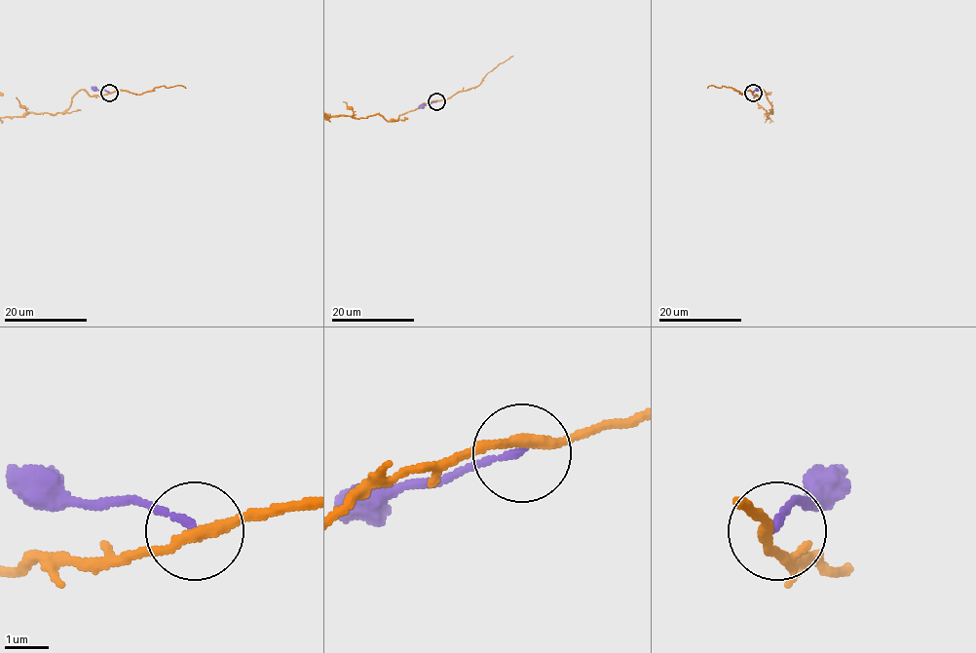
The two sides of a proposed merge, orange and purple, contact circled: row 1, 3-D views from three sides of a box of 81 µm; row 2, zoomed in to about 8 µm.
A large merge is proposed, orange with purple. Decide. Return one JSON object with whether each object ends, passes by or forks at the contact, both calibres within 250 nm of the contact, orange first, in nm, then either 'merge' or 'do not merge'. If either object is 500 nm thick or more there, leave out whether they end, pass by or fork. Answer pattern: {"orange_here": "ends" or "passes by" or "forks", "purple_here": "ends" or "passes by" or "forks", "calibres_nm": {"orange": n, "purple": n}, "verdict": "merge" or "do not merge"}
{"orange_here": "passes by", "purple_here": "ends", "calibres_nm": {"orange": 240, "purple": 160}, "verdict": "do not merge"}

